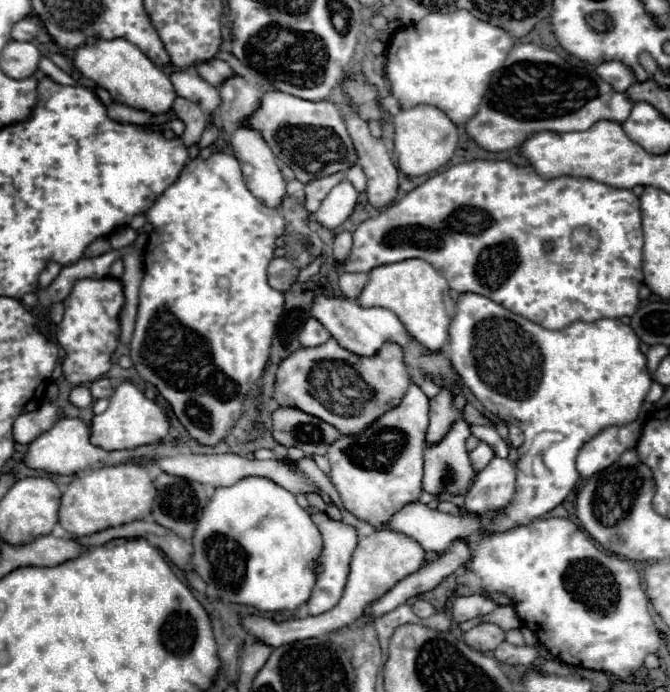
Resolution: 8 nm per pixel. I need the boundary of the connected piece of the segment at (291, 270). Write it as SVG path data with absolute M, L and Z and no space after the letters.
M272 259L268 265L268 281L278 291L288 291L298 279L298 269L288 259Z

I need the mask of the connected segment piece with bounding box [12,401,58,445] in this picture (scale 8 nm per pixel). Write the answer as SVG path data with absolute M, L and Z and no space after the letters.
M46 401L36 411L18 415L18 419L14 421L14 427L12 427L14 441L22 443L22 445L30 445L42 431L50 429L56 419L58 419L58 409L50 401Z

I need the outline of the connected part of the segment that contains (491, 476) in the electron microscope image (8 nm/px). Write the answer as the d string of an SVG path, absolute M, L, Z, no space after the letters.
M494 457L478 475L466 493L466 509L472 513L486 513L504 509L514 495L516 467L502 457Z

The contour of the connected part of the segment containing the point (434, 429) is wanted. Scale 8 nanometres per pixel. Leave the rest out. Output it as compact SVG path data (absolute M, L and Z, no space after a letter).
M440 389L440 393L430 399L430 429L426 433L426 441L438 443L458 417L460 413L452 409L452 393L448 389Z

